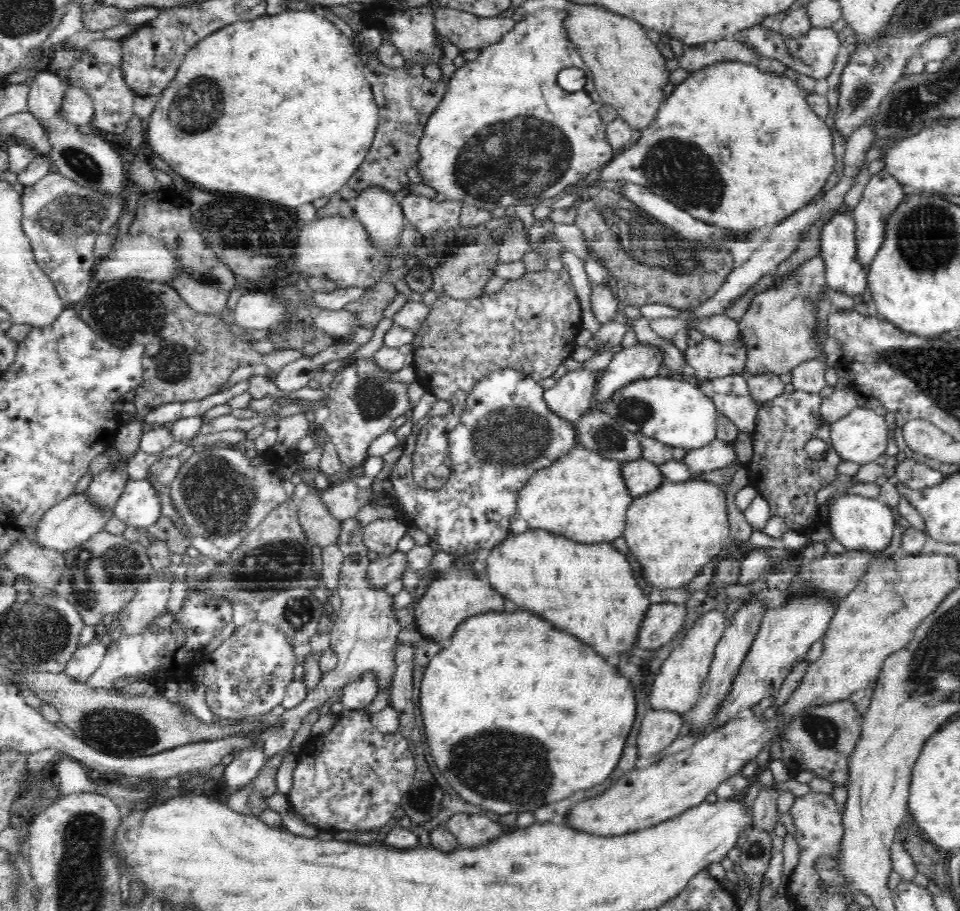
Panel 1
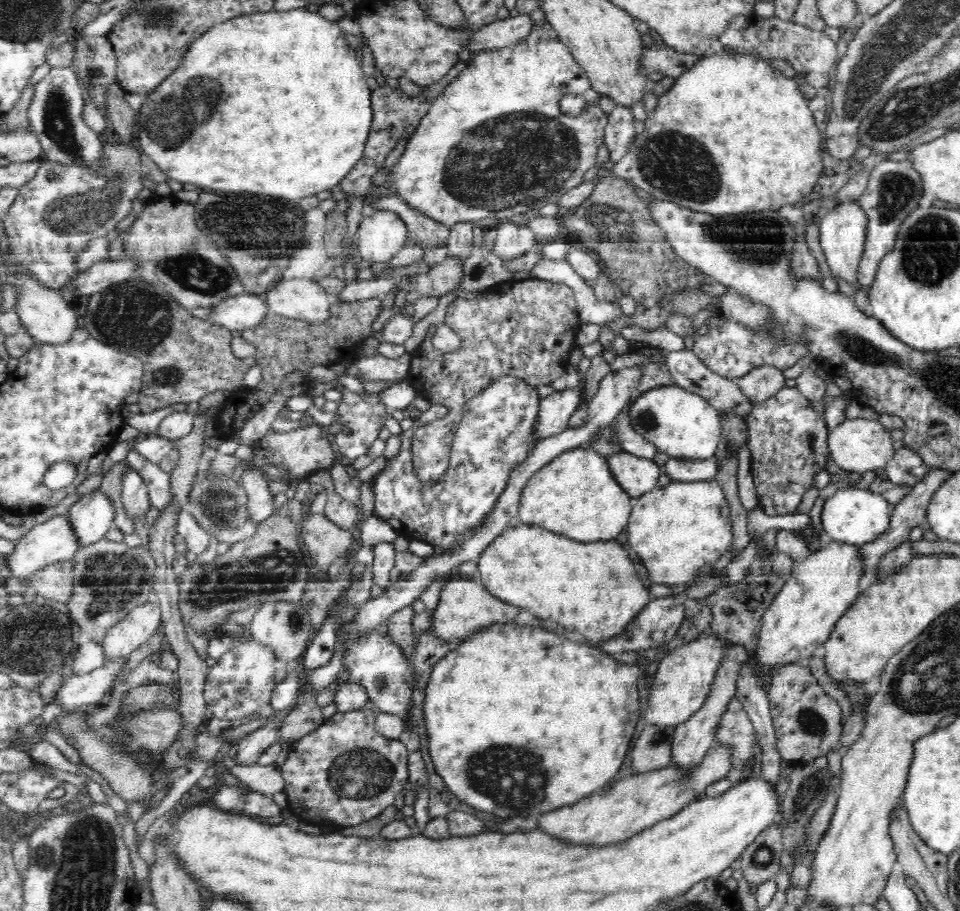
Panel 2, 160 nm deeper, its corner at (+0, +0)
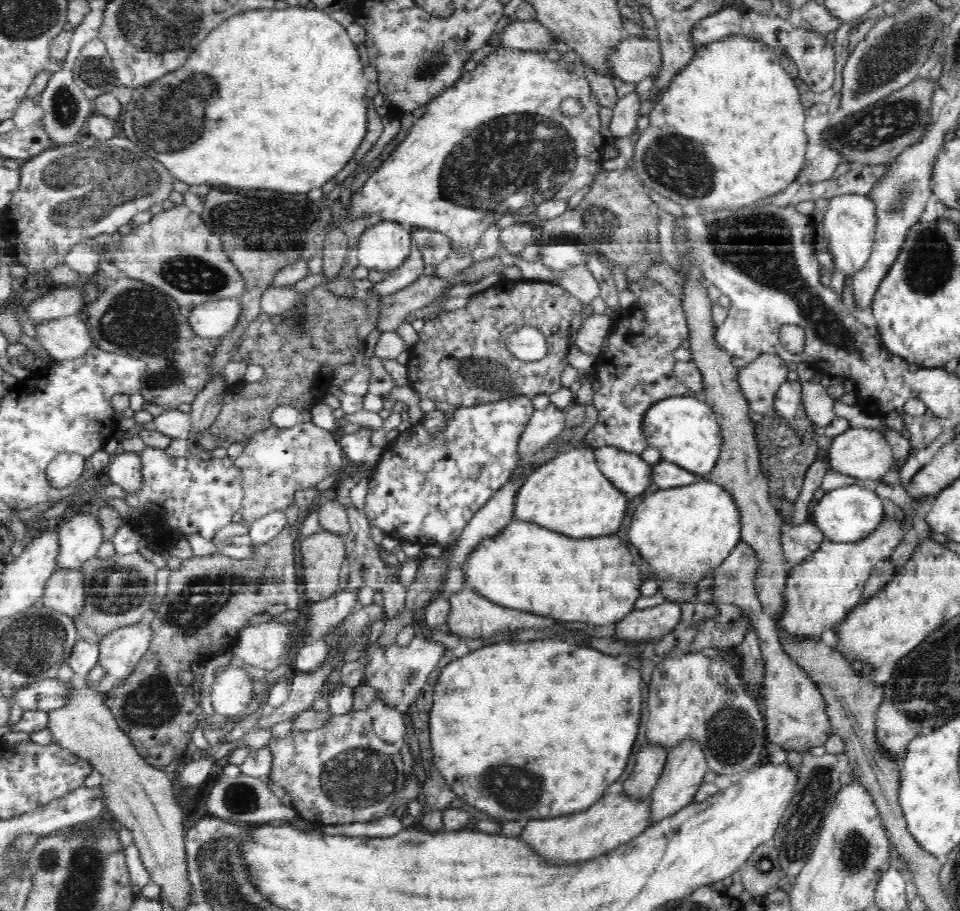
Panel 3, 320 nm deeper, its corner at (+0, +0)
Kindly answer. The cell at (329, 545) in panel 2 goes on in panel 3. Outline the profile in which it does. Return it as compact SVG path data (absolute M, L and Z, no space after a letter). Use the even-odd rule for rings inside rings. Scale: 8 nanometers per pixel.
M326 530L301 541L305 600L315 603L335 596L340 591L338 578L346 558L342 535Z

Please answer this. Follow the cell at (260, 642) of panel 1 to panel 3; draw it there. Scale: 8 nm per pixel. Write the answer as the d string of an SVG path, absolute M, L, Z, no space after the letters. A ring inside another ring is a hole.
M229 665L212 685L211 703L215 714L220 717L235 717L251 704L255 694L252 691L253 678L238 666Z

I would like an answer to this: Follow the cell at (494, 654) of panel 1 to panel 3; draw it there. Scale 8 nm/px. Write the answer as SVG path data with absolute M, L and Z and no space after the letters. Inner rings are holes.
M530 640L530 642L512 642L508 644L508 641L502 641L502 644L488 645L488 648L479 648L475 651L469 651L468 654L462 656L462 658L456 658L449 662L439 674L437 683L433 687L433 704L432 710L429 711L429 733L431 738L431 747L433 750L433 761L439 773L445 778L446 784L455 794L464 802L479 809L483 814L490 815L491 820L496 821L498 824L507 822L522 822L528 823L530 820L557 818L561 815L573 814L578 811L586 810L590 806L593 806L596 802L603 798L604 792L608 790L608 787L620 778L626 764L628 764L628 758L632 754L632 746L636 742L636 734L638 734L638 724L640 724L640 706L642 706L642 699L640 698L640 686L642 686L642 679L639 670L634 670L625 660L621 658L598 652L594 648L580 648L580 646L574 646L574 644L568 644L568 642L562 642L562 640Z

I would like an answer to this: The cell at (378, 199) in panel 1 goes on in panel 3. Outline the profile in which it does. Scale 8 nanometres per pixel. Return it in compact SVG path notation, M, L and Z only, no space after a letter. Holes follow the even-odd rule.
M384 220L384 222L373 223L372 227L364 230L359 236L356 252L360 265L365 266L368 270L380 270L380 272L394 272L401 264L404 264L406 258L411 253L411 230L404 229L398 222Z

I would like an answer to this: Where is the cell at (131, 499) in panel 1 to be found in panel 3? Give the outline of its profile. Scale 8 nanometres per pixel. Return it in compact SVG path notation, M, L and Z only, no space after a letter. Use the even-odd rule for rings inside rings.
M124 452L113 456L103 475L120 485L127 493L135 493L141 487L141 454Z

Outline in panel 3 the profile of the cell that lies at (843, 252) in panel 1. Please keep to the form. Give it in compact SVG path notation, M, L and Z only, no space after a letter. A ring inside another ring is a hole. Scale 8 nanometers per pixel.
M843 194L830 199L824 214L823 228L828 238L828 251L837 270L853 275L871 254L876 228L876 203L868 195Z

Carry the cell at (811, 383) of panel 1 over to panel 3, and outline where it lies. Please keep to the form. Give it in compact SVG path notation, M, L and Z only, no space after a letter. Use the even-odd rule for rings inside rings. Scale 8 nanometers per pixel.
M811 380L801 384L803 405L808 414L808 418L816 426L820 426L821 430L826 428L828 424L837 416L834 414L834 405L830 395L821 384L813 384Z

